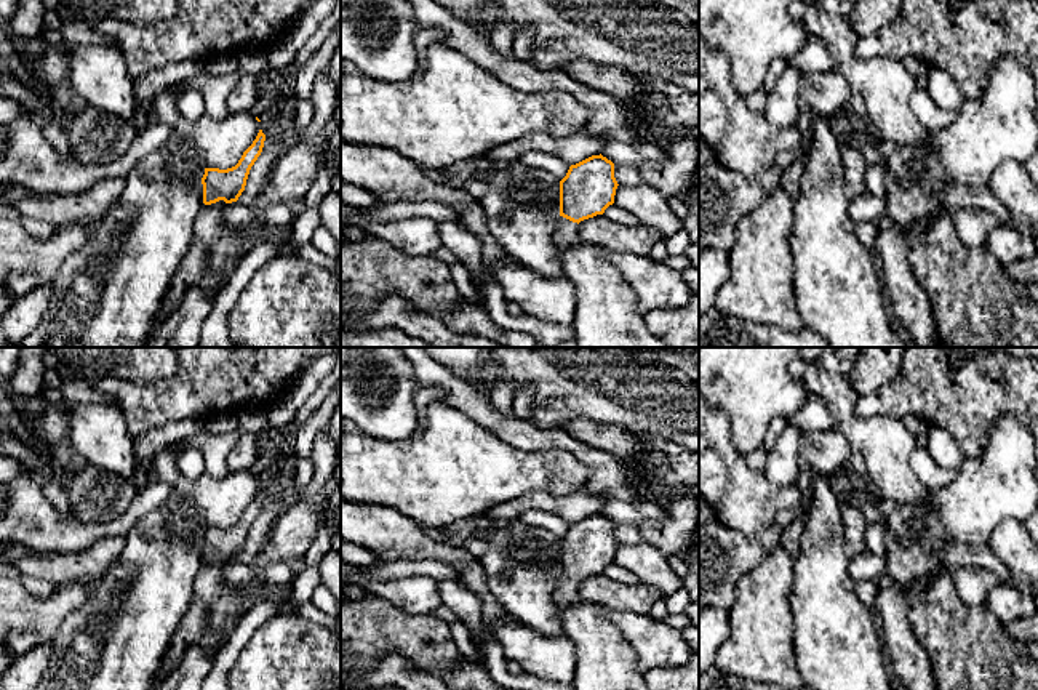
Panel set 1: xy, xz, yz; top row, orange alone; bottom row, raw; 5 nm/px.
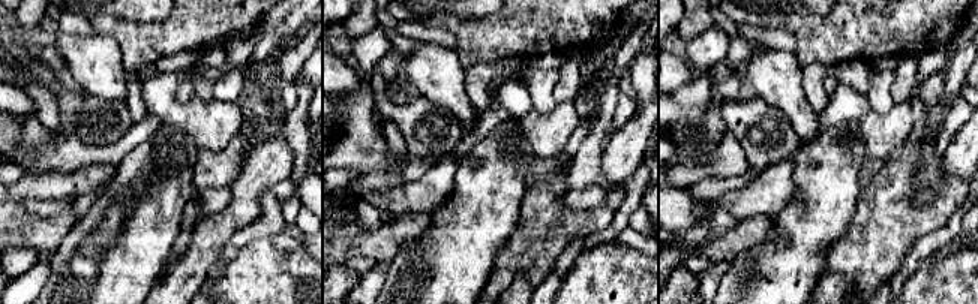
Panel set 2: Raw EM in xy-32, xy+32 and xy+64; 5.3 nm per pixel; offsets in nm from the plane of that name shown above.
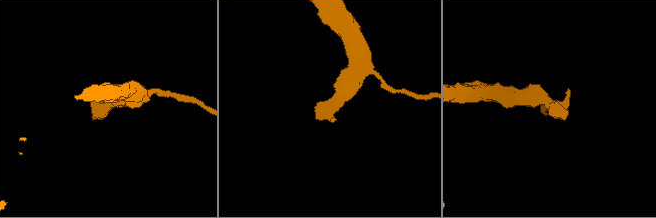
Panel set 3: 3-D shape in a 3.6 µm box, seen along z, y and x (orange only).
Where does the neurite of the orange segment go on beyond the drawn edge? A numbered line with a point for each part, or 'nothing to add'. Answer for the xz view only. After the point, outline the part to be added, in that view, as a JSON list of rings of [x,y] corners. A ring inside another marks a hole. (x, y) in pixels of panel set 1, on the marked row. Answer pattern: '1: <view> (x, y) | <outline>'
1: xz (565, 236) | [[[560,216],[557,229],[553,232],[553,247],[557,248],[560,259],[563,259],[563,250],[579,242],[577,223],[573,223]]]

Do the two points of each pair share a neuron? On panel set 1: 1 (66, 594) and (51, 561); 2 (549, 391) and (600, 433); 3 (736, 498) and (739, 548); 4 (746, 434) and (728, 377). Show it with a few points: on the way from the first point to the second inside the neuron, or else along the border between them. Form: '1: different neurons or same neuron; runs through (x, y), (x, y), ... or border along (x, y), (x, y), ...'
1: different neurons; border along (82, 583), (69, 583), (59, 588)
2: different neurons; border along (576, 417), (619, 426)
3: different neurons; border along (717, 519), (755, 537)
4: same neuron; runs through (746, 420), (746, 394), (742, 391)

